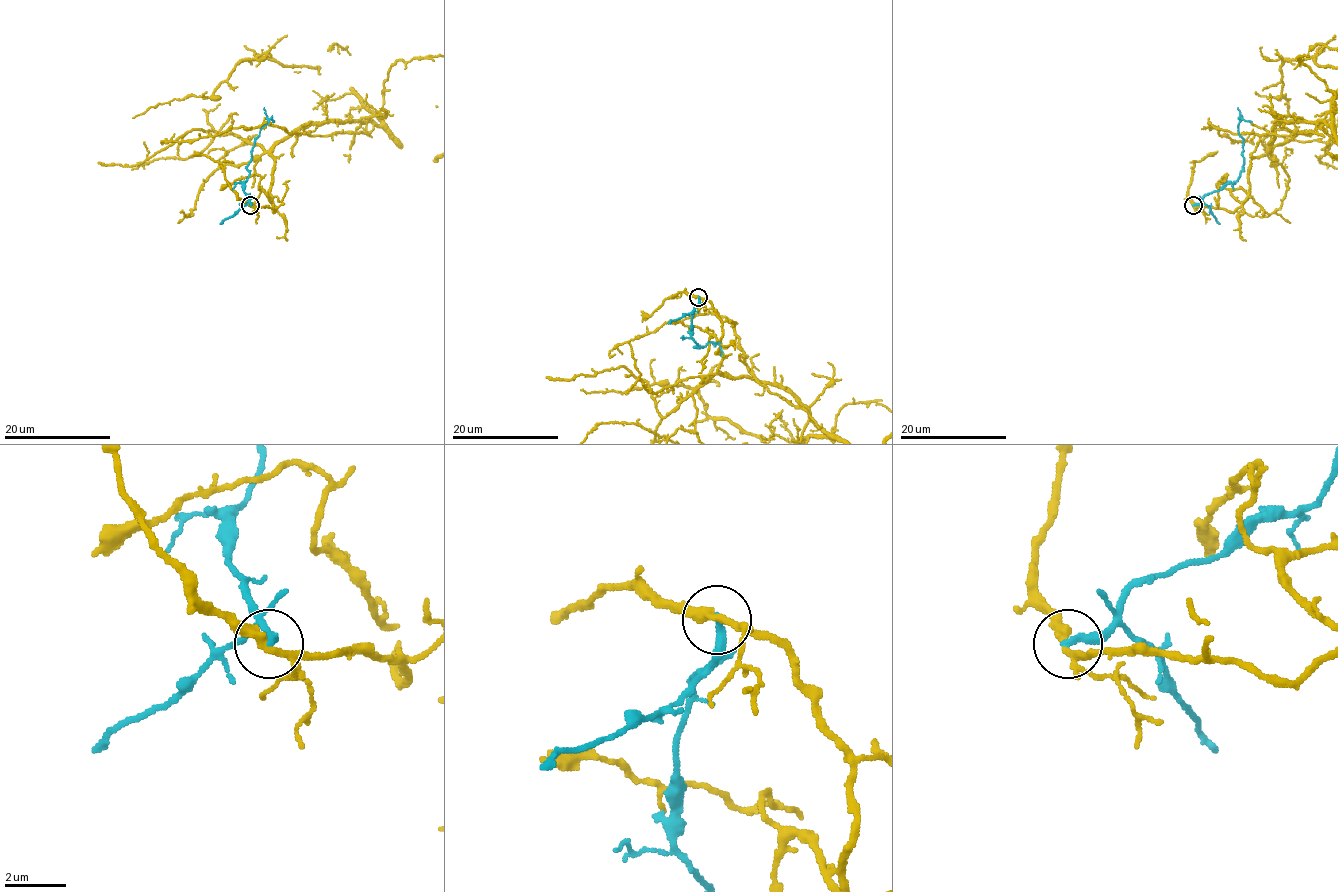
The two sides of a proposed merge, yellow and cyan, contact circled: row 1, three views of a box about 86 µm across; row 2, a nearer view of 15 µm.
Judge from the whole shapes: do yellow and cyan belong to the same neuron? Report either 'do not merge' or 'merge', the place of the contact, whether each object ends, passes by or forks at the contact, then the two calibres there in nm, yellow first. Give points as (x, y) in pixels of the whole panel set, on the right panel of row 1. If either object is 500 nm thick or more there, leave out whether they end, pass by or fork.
do not merge; at (1193, 205); yellow forks there; cyan ends there; 240 nm thick on the yellow side, 280 nm on the other

